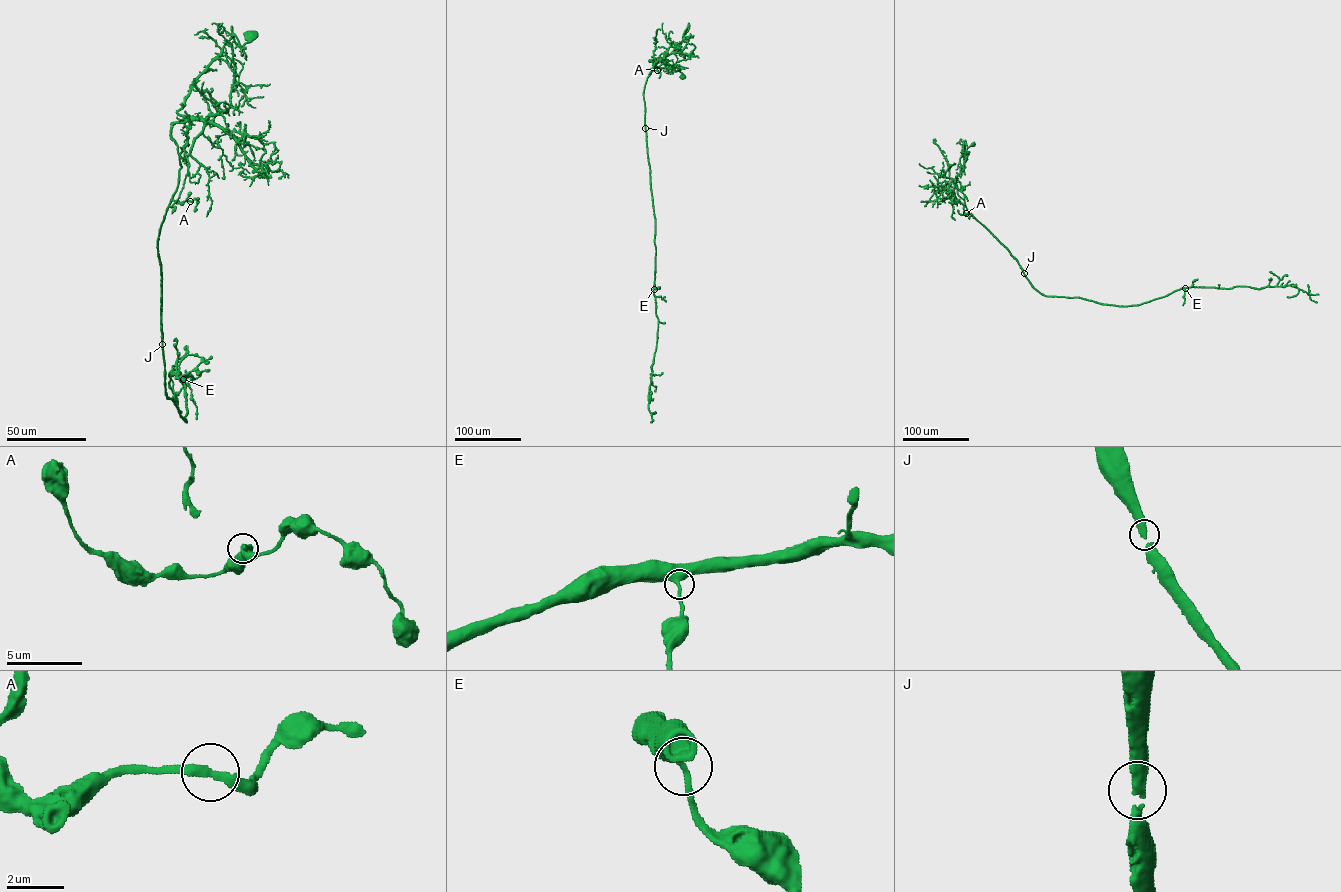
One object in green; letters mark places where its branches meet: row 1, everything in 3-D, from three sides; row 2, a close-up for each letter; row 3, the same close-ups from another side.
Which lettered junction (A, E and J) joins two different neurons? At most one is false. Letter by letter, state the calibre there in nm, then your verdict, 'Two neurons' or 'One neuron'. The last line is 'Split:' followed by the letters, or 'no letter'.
A: Thickness 240 nm. One neuron
E: Thickness 380 nm. One neuron
J: Thickness 360 nm. One neuron
Split: no letter

